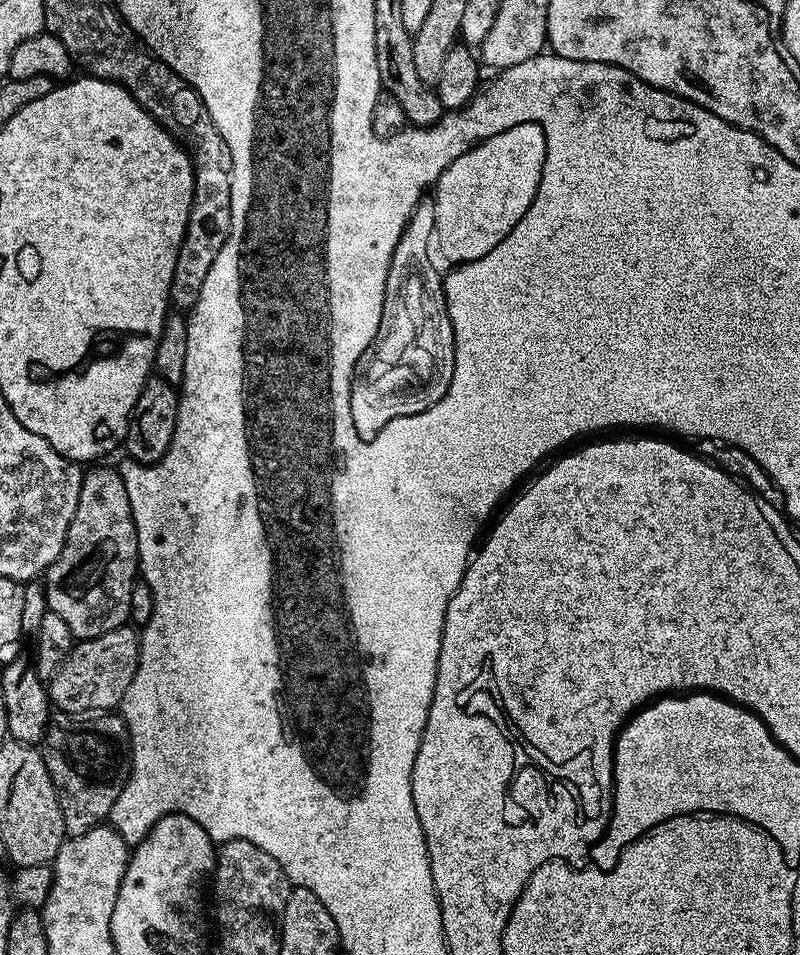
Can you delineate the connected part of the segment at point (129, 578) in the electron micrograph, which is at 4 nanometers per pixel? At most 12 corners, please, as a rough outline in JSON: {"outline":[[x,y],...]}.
{"outline":[[89,467],[42,576],[77,641],[129,623],[140,555],[115,467]]}

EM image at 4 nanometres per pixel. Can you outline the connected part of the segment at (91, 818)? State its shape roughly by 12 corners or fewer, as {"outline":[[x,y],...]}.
{"outline":[[112,710],[53,715],[42,755],[69,837],[105,823],[132,771]]}

